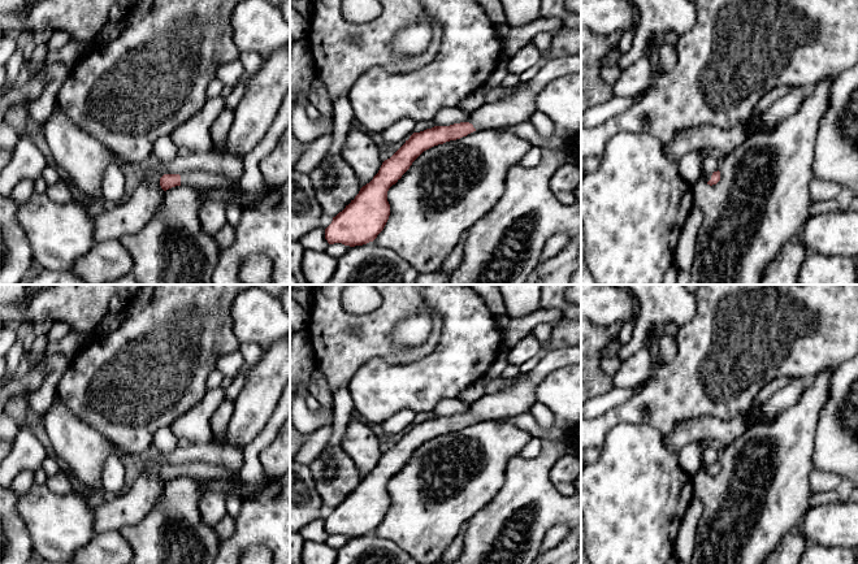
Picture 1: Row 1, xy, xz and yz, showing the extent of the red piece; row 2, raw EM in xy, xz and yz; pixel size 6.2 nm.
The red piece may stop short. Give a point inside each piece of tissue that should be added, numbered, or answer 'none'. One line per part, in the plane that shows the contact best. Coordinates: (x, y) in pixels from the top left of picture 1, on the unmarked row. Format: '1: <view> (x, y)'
1: xy (199, 471)

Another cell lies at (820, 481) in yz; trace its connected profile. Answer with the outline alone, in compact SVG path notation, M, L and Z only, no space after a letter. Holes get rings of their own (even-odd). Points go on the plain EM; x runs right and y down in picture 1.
M815 470L811 474L811 491L814 494L822 491L833 491L841 480L842 478L836 473Z

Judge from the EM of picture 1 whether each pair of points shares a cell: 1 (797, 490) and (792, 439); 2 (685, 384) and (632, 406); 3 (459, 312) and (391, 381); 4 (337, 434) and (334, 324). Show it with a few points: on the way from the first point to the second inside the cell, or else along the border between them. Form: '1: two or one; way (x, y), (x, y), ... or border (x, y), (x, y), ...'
1: one; way (792, 477), (792, 452)
2: one; way (672, 394), (662, 402), (645, 402)
3: one; way (459, 335), (459, 339), (415, 381)
4: two; border (347, 386), (339, 386), (333, 393)

